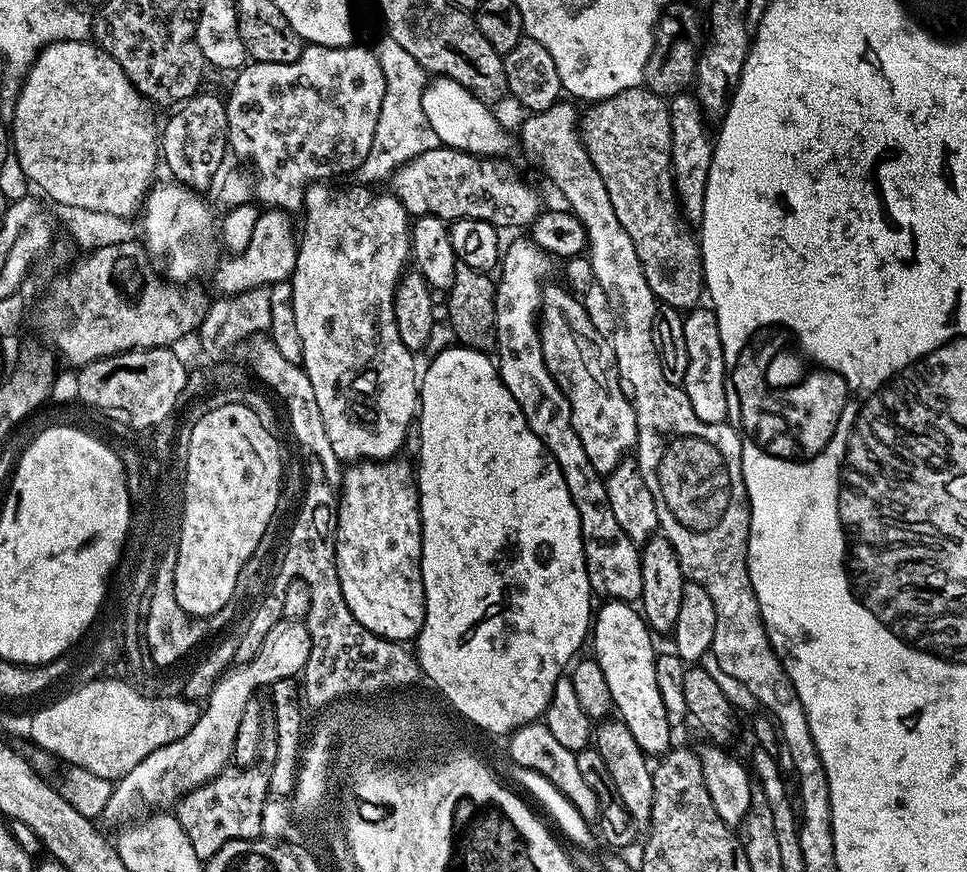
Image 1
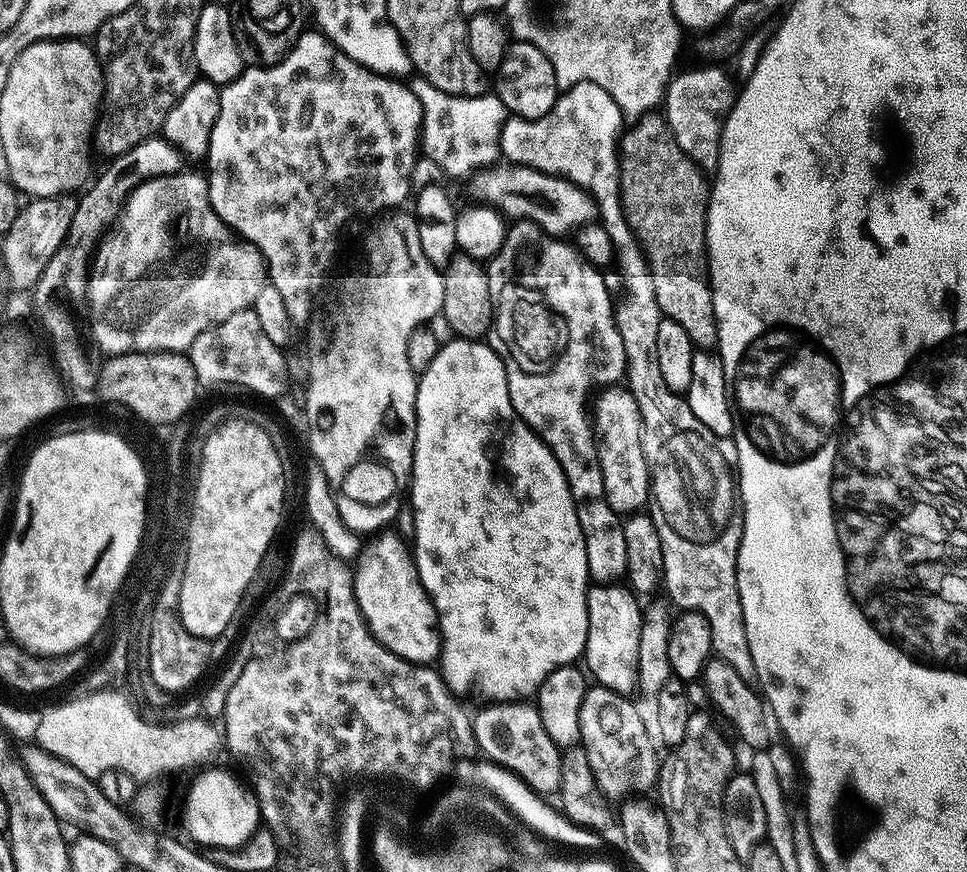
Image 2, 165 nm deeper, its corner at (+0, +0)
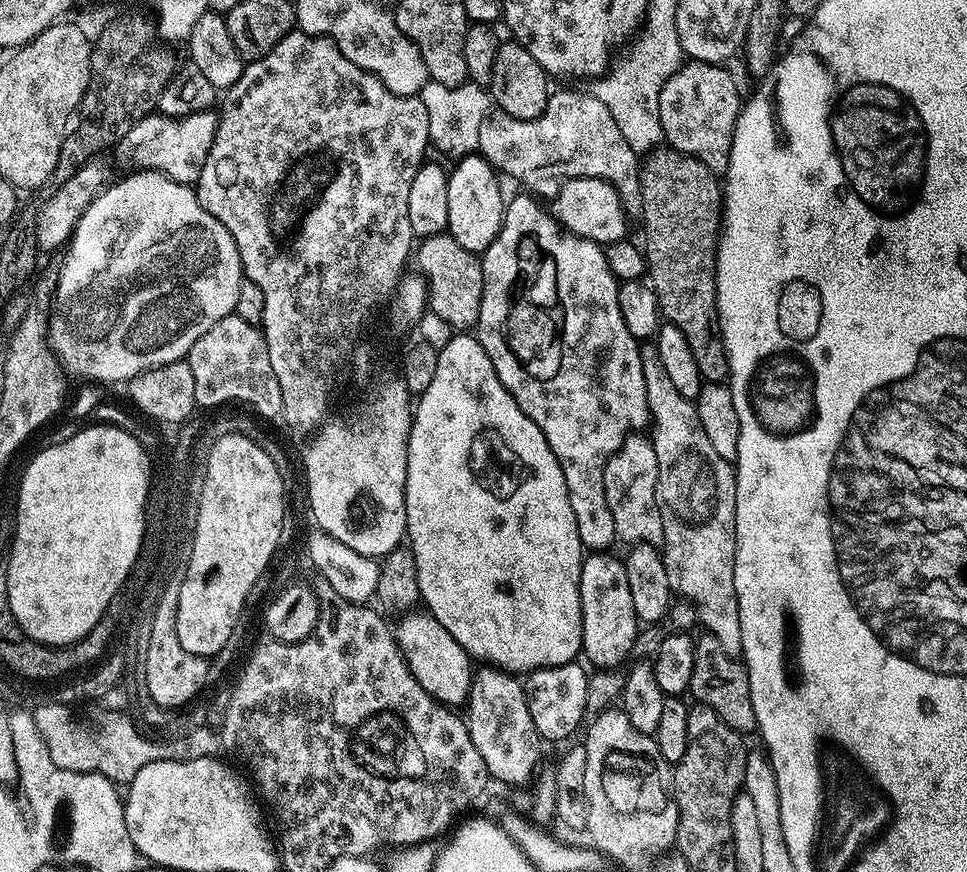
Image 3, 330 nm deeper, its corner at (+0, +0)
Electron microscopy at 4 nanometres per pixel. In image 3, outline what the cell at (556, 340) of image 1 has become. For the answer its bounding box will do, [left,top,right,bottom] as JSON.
[604,434,663,545]

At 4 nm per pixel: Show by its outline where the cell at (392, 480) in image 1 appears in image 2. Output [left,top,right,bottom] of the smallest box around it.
[352,530,440,665]

